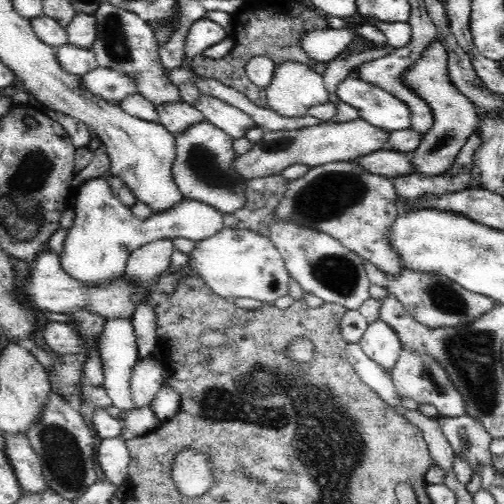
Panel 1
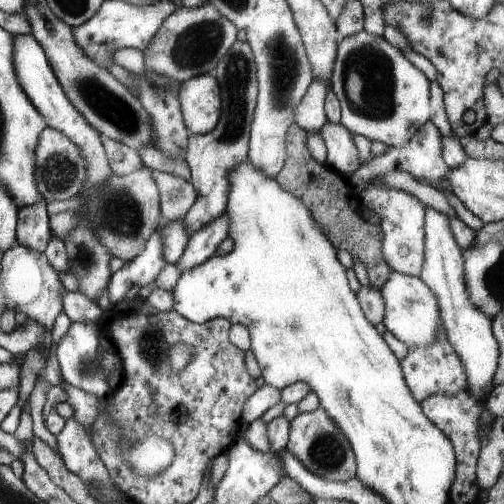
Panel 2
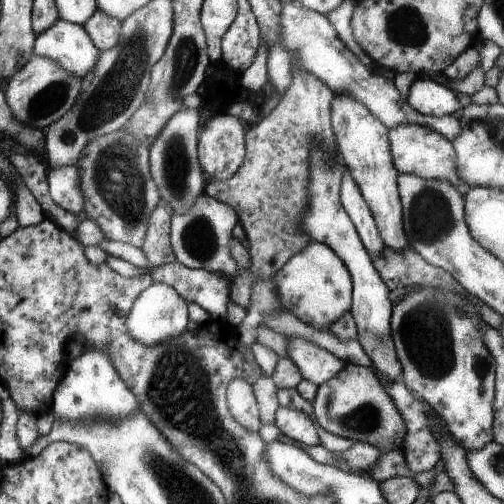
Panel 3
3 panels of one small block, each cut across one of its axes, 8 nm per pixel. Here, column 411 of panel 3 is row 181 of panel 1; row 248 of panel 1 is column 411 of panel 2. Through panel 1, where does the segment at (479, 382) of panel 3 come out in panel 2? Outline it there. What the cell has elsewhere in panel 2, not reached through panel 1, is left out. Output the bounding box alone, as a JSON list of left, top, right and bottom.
[399,318,467,404]

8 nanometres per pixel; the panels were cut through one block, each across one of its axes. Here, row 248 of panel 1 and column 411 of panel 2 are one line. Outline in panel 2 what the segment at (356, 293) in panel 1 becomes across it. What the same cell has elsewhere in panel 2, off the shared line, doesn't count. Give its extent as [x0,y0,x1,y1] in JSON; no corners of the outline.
[379,270,439,346]

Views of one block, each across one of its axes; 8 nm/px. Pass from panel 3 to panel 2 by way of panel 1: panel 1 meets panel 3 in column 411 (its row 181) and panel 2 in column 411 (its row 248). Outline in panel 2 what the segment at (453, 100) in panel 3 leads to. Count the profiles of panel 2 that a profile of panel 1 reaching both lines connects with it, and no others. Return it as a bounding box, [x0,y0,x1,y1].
[329,30,429,148]

